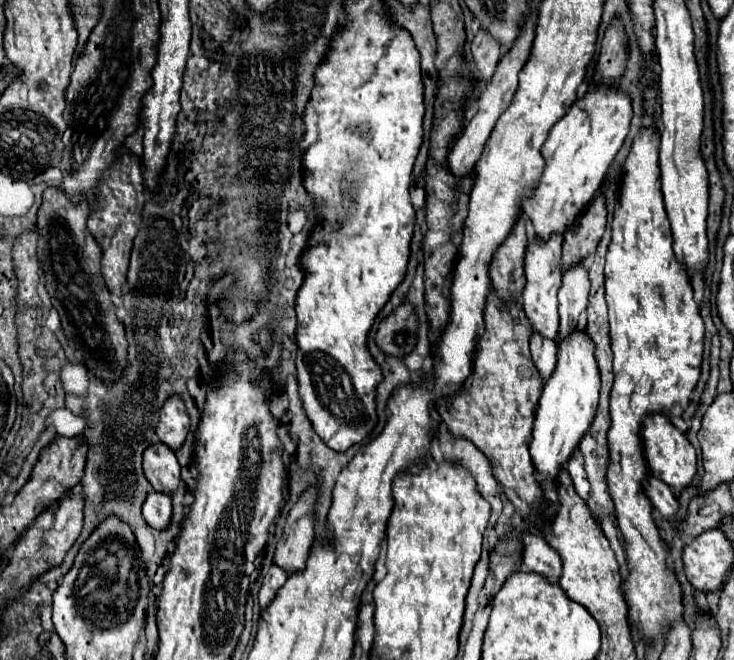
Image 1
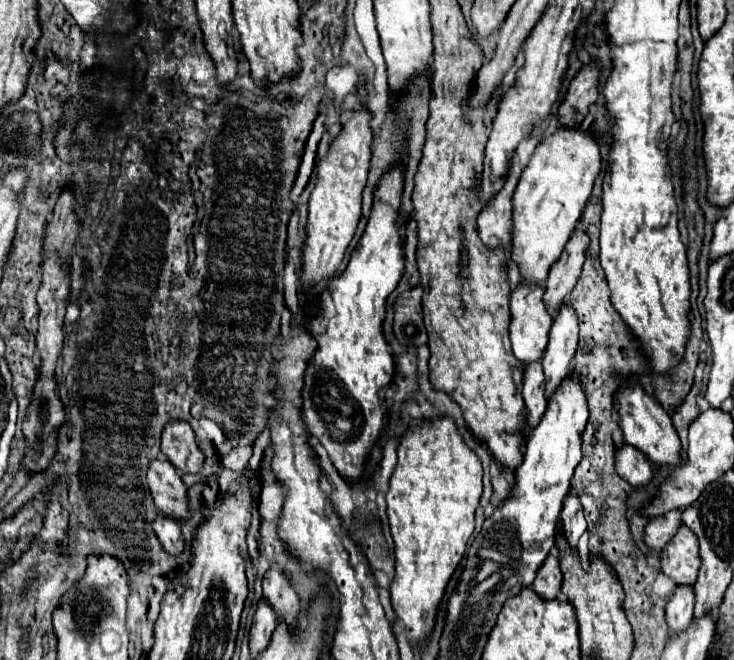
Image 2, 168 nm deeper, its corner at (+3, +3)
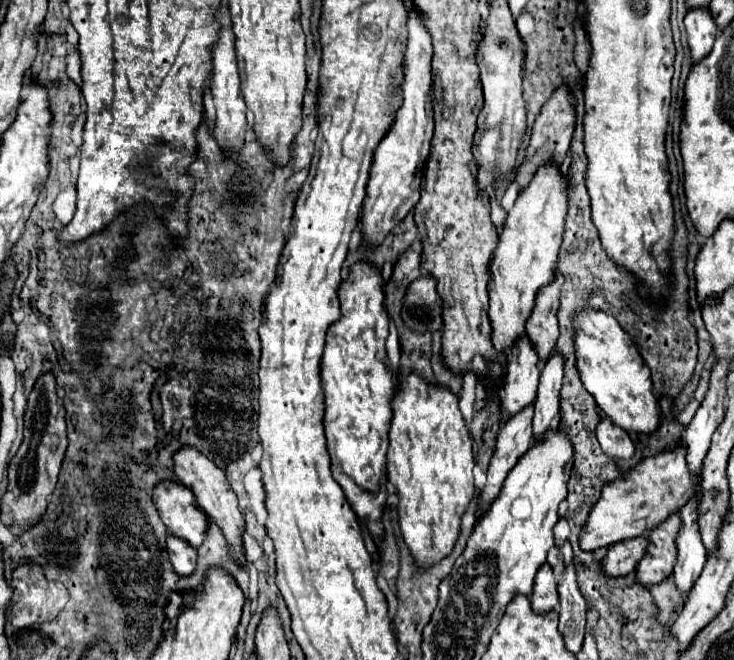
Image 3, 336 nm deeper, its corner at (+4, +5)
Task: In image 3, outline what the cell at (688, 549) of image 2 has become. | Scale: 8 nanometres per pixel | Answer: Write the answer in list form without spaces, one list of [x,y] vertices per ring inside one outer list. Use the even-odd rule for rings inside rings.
[[[673,513],[647,535],[649,543],[647,543],[645,557],[635,567],[635,579],[641,585],[661,583],[663,579],[673,575],[673,565],[677,561],[675,537],[677,537],[679,525],[681,525],[679,513]]]

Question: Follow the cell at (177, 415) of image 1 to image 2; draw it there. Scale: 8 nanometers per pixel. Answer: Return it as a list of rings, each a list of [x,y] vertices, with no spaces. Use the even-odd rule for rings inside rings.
[[[170,421],[162,431],[162,453],[168,457],[168,461],[182,473],[198,473],[204,461],[204,455],[200,453],[194,431],[186,421]]]

